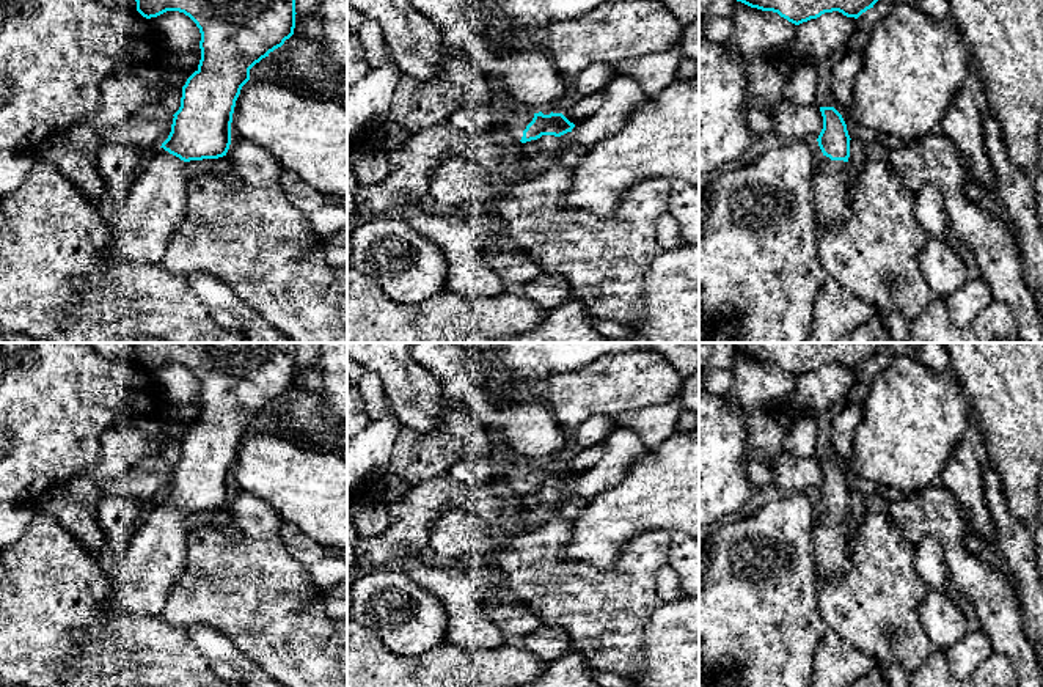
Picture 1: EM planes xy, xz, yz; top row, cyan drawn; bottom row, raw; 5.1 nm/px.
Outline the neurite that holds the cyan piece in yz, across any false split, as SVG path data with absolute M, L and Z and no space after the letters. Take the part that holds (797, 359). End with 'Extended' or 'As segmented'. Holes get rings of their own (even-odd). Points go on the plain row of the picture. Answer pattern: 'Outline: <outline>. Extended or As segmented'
Outline: M734 343L737 354L778 365L795 377L833 363L858 371L886 351L886 346L887 343Z. As segmented

